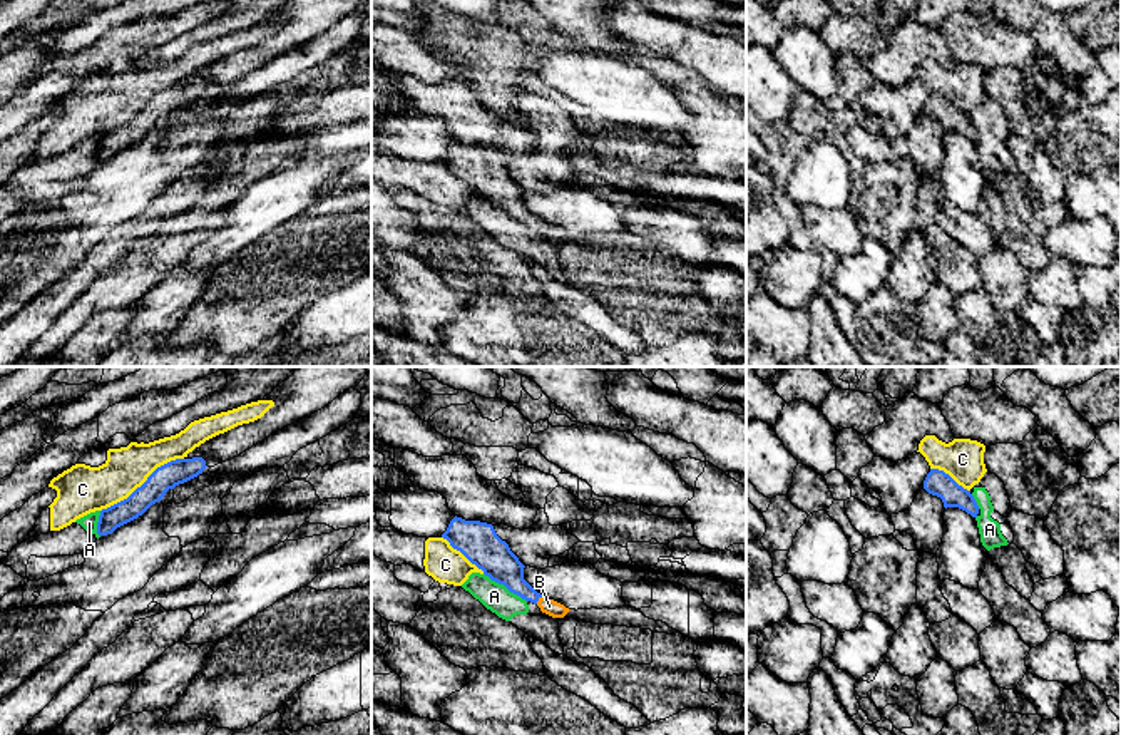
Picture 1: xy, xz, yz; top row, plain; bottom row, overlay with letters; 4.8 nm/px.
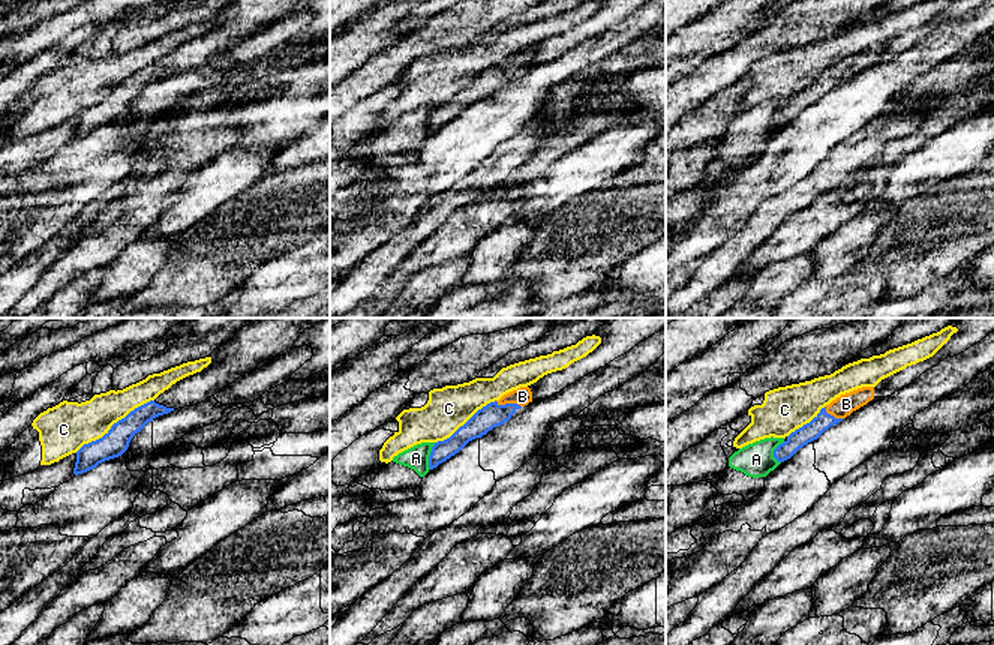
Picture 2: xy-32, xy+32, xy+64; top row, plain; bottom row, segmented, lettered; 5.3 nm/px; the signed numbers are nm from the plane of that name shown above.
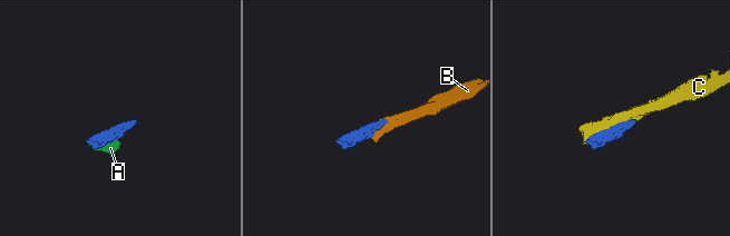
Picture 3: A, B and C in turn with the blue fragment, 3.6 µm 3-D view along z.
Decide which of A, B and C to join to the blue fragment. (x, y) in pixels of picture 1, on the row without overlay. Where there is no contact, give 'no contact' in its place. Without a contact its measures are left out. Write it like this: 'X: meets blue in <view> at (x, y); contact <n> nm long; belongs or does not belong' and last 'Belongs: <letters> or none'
A: meets blue in xz at (506, 211); contact 240 nm long; does not belong
B: meets blue in xz at (537, 225); contact 50 nm long; belongs
C: meets blue in xy at (143, 109); contact 480 nm long; does not belong
Belongs: B

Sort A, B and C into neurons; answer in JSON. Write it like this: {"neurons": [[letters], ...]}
{"neurons": [["A"], ["B"], ["C"]]}

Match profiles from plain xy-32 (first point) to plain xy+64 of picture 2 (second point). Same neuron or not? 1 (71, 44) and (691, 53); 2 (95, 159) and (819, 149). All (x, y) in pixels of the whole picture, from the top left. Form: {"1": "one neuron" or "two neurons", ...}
{"1": "two neurons", "2": "one neuron"}

